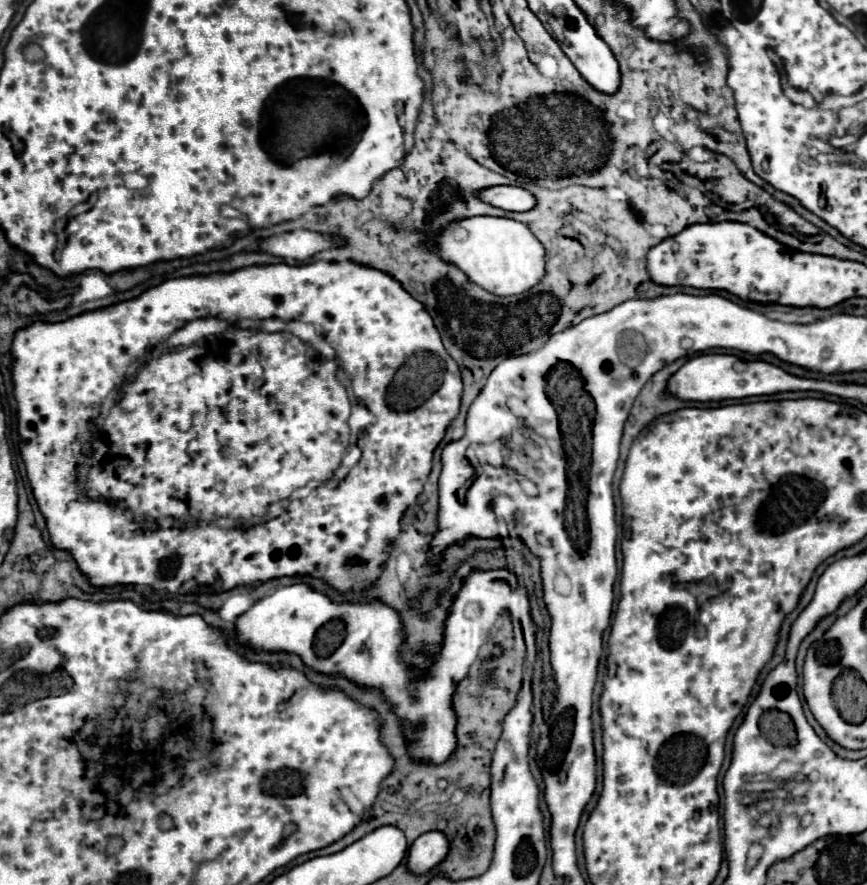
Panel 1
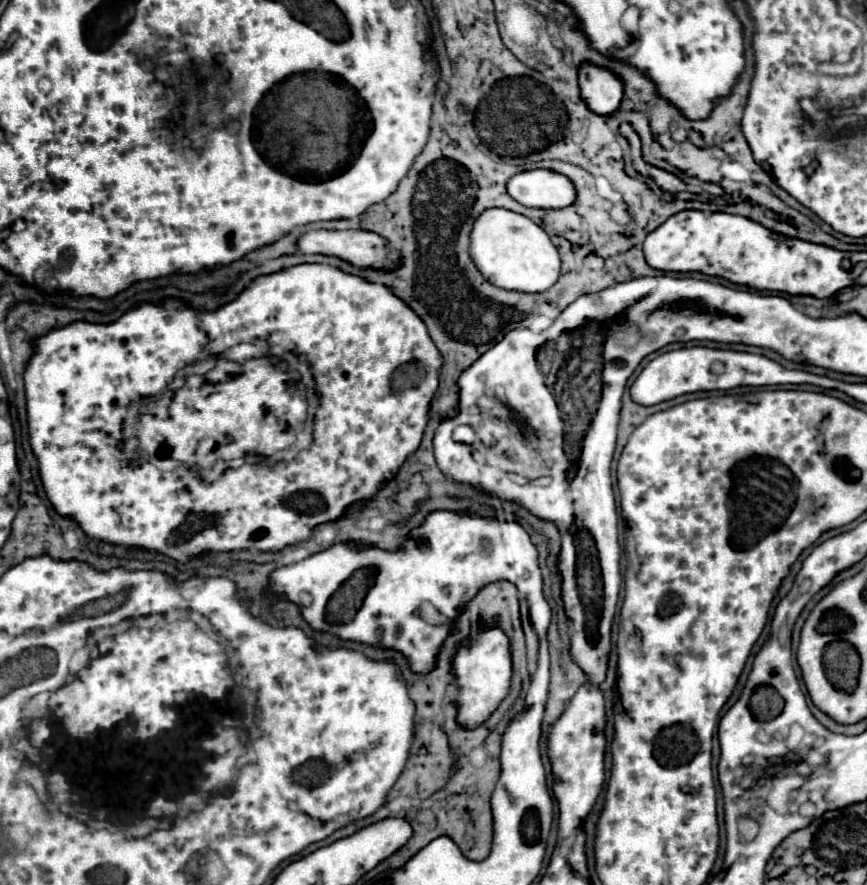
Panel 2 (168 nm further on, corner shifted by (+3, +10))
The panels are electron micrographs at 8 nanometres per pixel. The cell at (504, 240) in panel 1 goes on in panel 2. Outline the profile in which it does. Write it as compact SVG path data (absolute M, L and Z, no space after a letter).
M506 208L484 210L470 232L470 258L488 282L504 290L544 292L560 274L560 258L548 234L530 218Z

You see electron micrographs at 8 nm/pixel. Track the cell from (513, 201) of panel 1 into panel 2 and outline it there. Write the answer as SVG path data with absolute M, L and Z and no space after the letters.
M530 170L512 176L508 192L516 202L532 208L564 208L576 198L572 182L550 170Z

